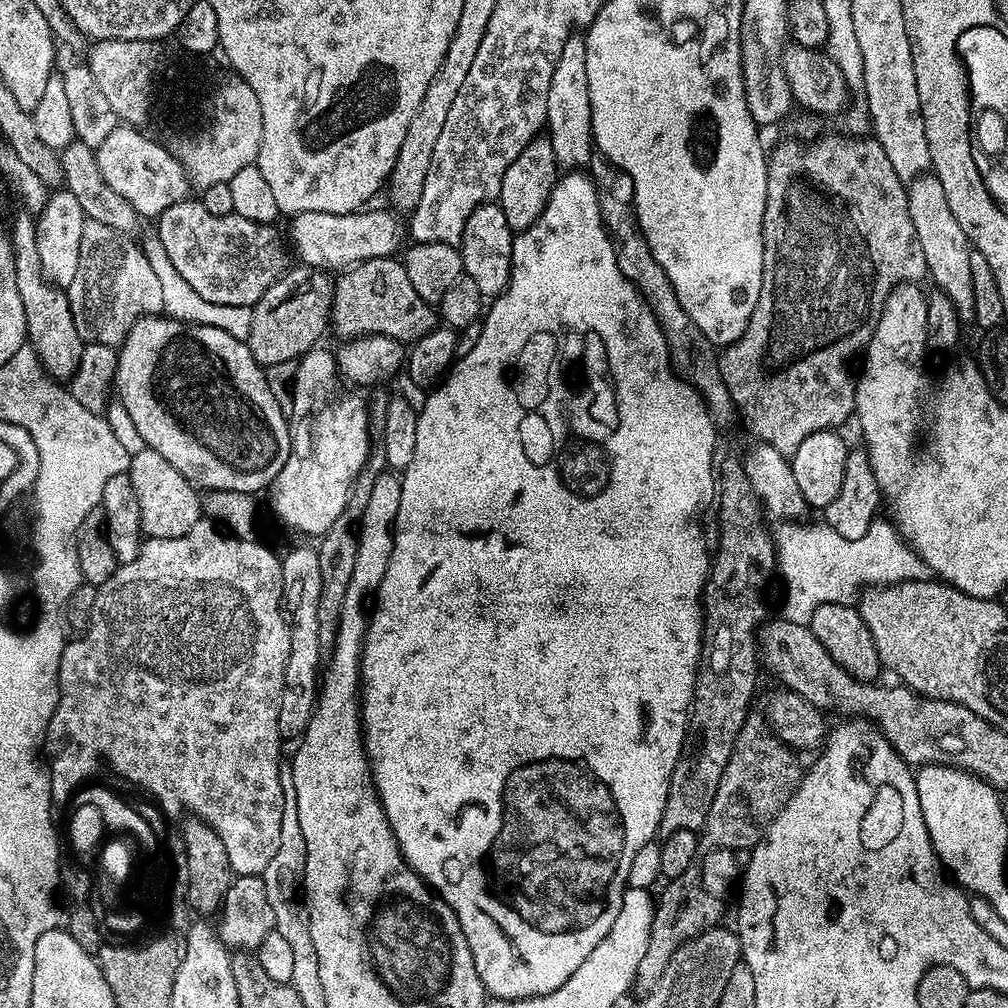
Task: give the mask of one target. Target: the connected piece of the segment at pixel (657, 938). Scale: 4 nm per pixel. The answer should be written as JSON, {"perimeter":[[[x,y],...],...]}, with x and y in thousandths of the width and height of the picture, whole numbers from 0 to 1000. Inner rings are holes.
{"perimeter":[[[687,863],[681,864],[673,871],[669,871],[668,873],[662,874],[662,876],[660,876],[658,879],[660,881],[656,883],[655,889],[653,885],[653,892],[650,894],[650,897],[649,897],[649,904],[647,906],[647,918],[645,919],[645,935],[641,938],[641,947],[638,948],[637,954],[633,958],[633,962],[631,963],[631,967],[629,969],[630,975],[632,977],[636,976],[636,978],[639,979],[639,982],[647,981],[648,978],[651,977],[653,973],[655,973],[655,971],[657,970],[657,966],[663,960],[663,955],[665,954],[665,950],[669,950],[669,946],[671,945],[671,943],[674,942],[674,940],[676,940],[682,933],[688,933],[689,929],[695,929],[696,926],[700,924],[700,922],[702,921],[711,920],[711,918],[713,918],[715,914],[717,914],[714,912],[716,912],[718,909],[718,901],[716,898],[714,898],[714,897],[717,897],[715,890],[706,889],[703,885],[701,885],[701,883],[699,883],[697,878],[694,877],[694,870],[693,868],[691,868],[689,864],[687,864]]]}

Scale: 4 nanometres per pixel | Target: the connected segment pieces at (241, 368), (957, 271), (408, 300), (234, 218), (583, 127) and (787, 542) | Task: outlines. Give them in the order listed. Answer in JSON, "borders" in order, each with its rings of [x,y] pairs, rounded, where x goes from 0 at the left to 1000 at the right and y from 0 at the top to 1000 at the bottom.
{"borders":[[[[163,312],[154,313],[143,313],[125,331],[123,340],[118,342],[115,354],[115,376],[113,378],[114,388],[119,388],[119,397],[123,400],[123,409],[127,412],[129,420],[135,424],[137,432],[143,436],[146,443],[154,444],[165,458],[169,458],[178,468],[187,470],[194,468],[193,475],[198,475],[197,483],[202,486],[217,486],[220,488],[244,488],[255,490],[267,483],[274,471],[284,462],[290,445],[290,430],[288,428],[288,417],[284,410],[278,406],[276,399],[272,399],[272,391],[268,391],[266,382],[266,370],[254,358],[252,351],[248,351],[245,340],[232,331],[224,331],[216,323],[200,323],[199,321],[186,321],[184,317],[173,317]]],[[[928,173],[913,175],[900,188],[903,217],[907,220],[907,232],[911,232],[915,252],[919,252],[920,273],[923,278],[925,274],[924,281],[935,287],[942,300],[946,300],[952,310],[953,318],[963,318],[966,308],[966,279],[962,276],[962,252],[965,247],[954,224],[950,224],[950,216],[946,216],[942,208],[942,200],[938,200],[938,188],[935,188],[935,181]]],[[[369,255],[332,275],[327,321],[337,335],[379,331],[398,339],[412,339],[435,324],[435,310],[430,303],[415,296],[415,288],[411,288],[396,257]]],[[[188,196],[169,204],[154,222],[154,233],[158,234],[169,260],[173,260],[173,268],[177,268],[188,288],[192,288],[196,296],[204,296],[204,300],[249,306],[280,272],[278,234],[269,222],[248,220],[248,216],[233,212],[208,212],[198,196]]],[[[564,39],[563,45],[558,50],[550,65],[550,77],[546,77],[546,93],[542,93],[542,109],[544,110],[542,134],[548,141],[553,164],[560,169],[578,168],[589,154],[585,81],[581,81],[581,46],[578,39]]],[[[774,518],[768,524],[770,542],[770,562],[773,574],[778,574],[777,614],[793,619],[805,620],[808,605],[820,599],[840,599],[854,590],[858,581],[877,581],[885,576],[907,575],[918,570],[916,556],[891,531],[884,519],[866,519],[861,529],[851,537],[844,537],[829,530],[818,518],[798,520],[799,518]]]]}

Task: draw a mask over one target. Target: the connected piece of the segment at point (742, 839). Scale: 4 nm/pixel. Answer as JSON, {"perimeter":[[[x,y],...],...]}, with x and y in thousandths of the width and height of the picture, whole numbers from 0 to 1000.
{"perimeter":[[[744,708],[739,712],[736,724],[728,736],[728,744],[724,748],[724,756],[720,756],[720,764],[716,764],[716,776],[712,776],[712,788],[708,788],[708,796],[704,800],[704,808],[700,812],[700,815],[696,822],[700,833],[700,828],[702,828],[702,833],[704,835],[703,838],[705,838],[706,841],[725,841],[727,843],[735,843],[734,841],[739,841],[739,843],[745,843],[749,841],[750,836],[759,832],[762,821],[766,817],[766,813],[768,813],[768,811],[777,804],[778,797],[780,797],[781,794],[790,787],[790,781],[794,779],[796,773],[796,761],[794,762],[794,754],[789,749],[793,750],[781,737],[779,737],[777,733],[775,733],[770,723],[762,717],[761,713],[759,713],[757,709],[750,710],[750,708]]]}

